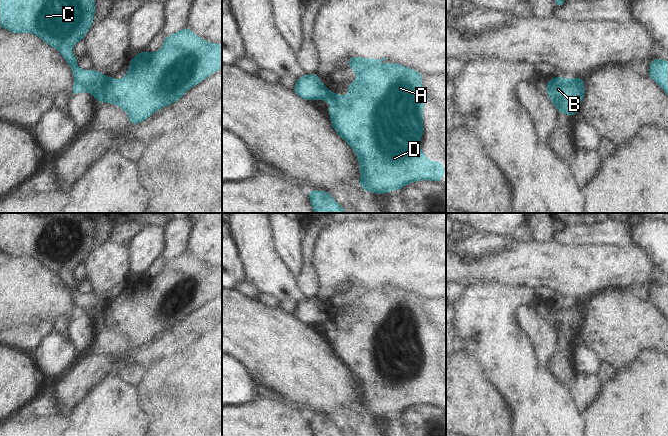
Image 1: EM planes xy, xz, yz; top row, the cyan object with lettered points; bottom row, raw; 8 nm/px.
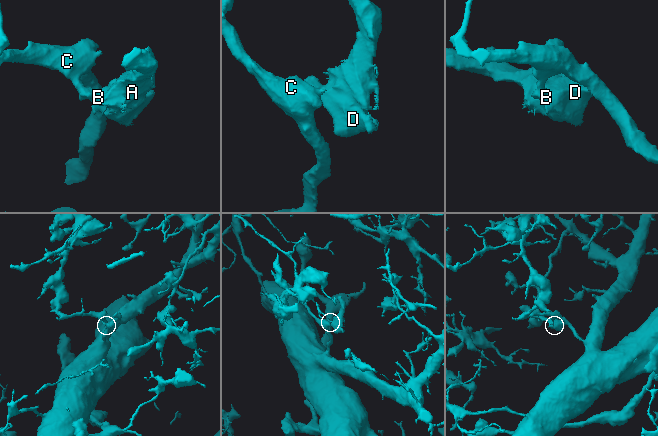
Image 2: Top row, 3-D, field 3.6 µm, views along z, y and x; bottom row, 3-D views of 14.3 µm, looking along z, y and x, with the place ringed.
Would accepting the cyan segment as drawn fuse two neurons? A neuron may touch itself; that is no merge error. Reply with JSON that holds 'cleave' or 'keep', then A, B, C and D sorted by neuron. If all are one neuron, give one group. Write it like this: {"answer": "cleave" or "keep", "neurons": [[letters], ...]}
{"answer": "cleave", "neurons": [["A", "B", "D"], ["C"]]}

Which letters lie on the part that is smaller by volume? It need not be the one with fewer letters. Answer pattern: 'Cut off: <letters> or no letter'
Cut off: A, B, D

